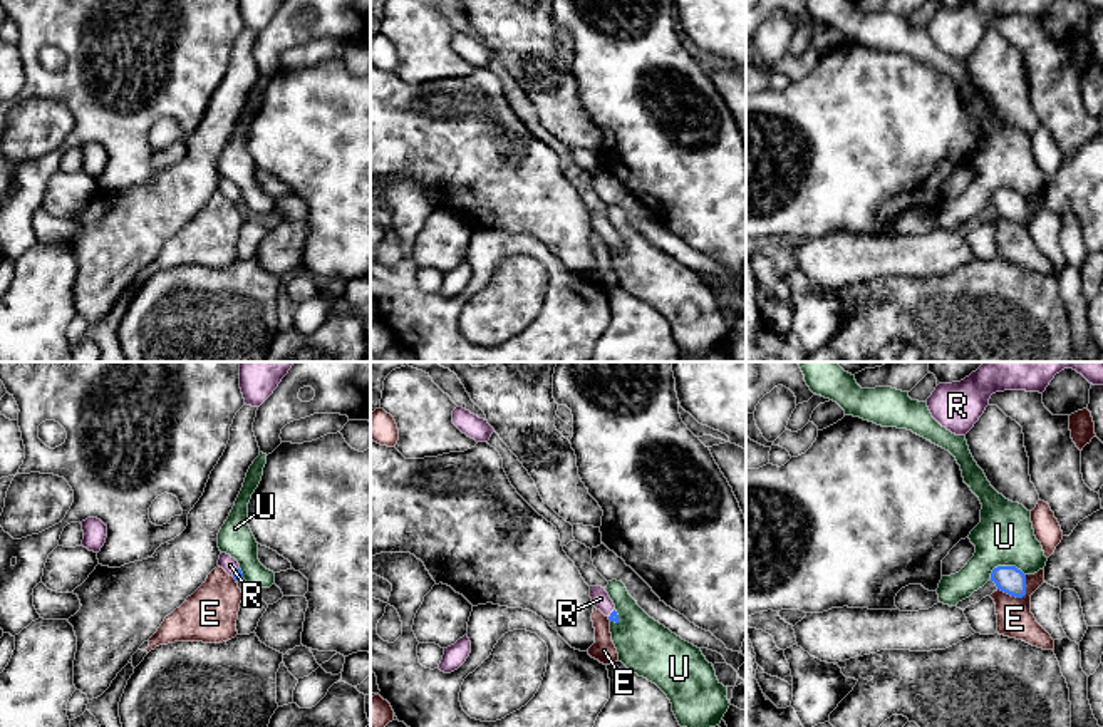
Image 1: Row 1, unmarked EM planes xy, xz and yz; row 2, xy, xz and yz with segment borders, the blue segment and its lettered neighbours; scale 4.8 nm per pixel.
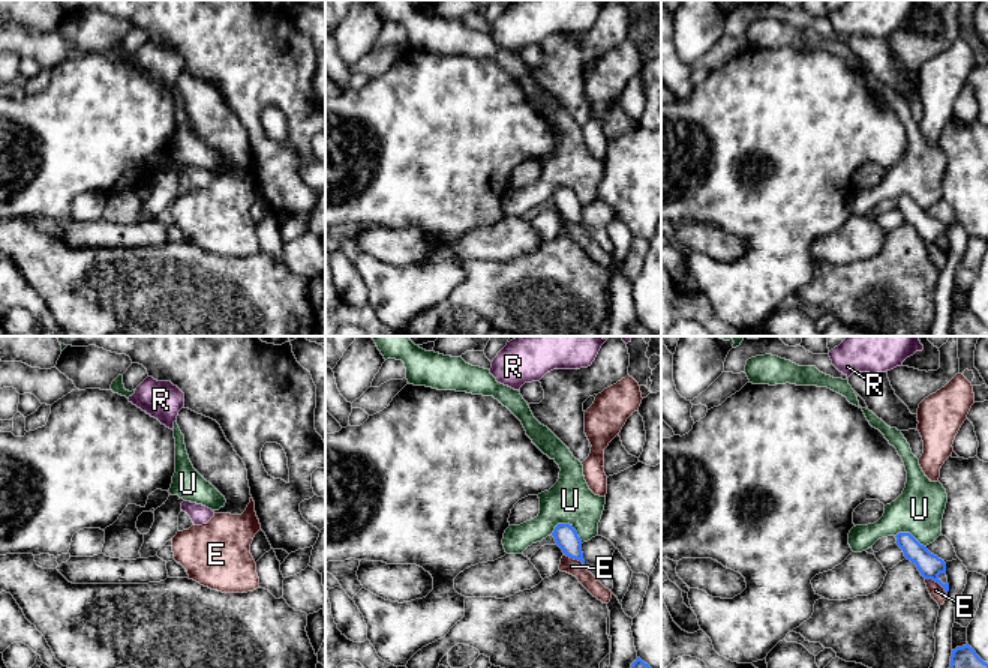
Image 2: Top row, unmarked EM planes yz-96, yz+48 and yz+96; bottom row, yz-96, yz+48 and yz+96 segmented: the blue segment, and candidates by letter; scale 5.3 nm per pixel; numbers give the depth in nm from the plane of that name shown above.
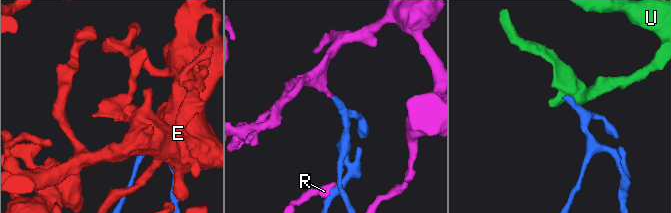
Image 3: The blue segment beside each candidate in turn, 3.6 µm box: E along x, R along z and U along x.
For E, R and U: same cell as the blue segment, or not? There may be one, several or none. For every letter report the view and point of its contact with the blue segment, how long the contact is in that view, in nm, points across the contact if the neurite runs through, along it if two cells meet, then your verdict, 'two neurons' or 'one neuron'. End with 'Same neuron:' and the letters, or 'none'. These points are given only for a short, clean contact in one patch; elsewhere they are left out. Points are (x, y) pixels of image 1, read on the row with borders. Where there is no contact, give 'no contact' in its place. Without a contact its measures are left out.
E: yz (1020, 597) | 160 nm | two neurons
R: xy (235, 572) | 60 nm | across xy (237, 575), (235, 572), (230, 565) | one neuron
U: yz (1004, 567) | 180 nm | along yz (1025, 575), (1014, 567), (996, 567), (989, 578) | two neurons
Same neuron: R

